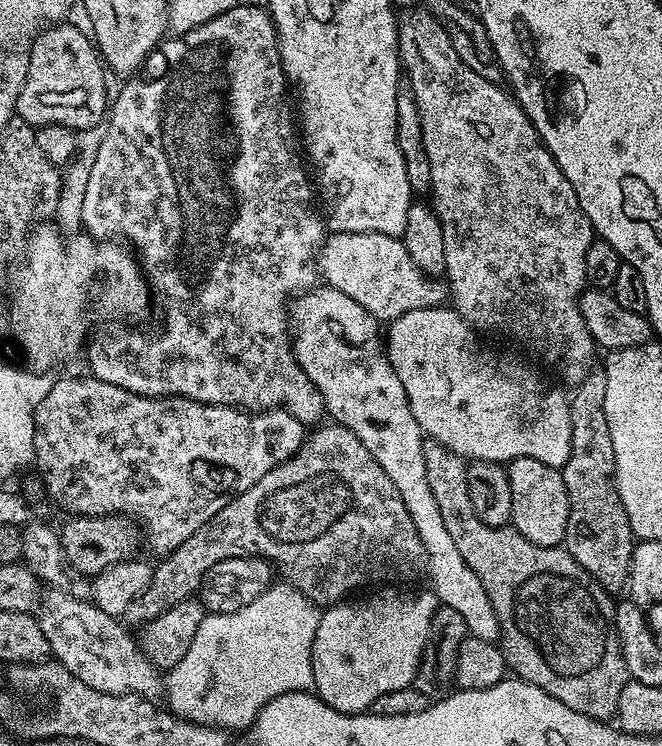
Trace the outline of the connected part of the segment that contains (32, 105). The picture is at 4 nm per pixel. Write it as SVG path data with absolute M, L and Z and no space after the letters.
M69 22L53 24L41 31L31 41L32 53L27 53L28 73L18 94L15 115L33 126L61 124L73 130L95 129L105 119L110 108L110 92L104 86L105 67L89 33L75 28Z

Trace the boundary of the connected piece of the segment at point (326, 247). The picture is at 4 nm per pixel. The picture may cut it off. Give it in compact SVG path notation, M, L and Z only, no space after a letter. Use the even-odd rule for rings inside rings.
M338 232L325 235L316 256L316 266L323 283L354 298L380 322L400 322L419 308L436 308L449 299L443 279L425 275L414 264L400 238L373 232Z

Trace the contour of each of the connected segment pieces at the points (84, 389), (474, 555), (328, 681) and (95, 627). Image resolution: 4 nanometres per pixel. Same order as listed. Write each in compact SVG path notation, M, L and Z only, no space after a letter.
M91 374L84 376L68 376L65 380L53 379L50 390L42 402L38 402L34 414L34 450L36 451L35 467L40 467L44 475L44 488L68 511L77 516L122 516L131 518L148 535L148 548L157 552L157 557L167 557L190 534L197 532L207 524L210 517L218 514L228 505L228 501L239 496L251 484L258 482L277 464L295 456L304 445L306 426L294 418L287 408L270 408L267 410L245 410L232 408L229 404L203 404L197 400L188 400L185 396L139 396L130 390L122 390L122 386L114 386L110 382L102 382Z
M435 442L425 443L424 457L426 458L426 478L430 482L430 494L434 494L434 499L438 502L438 511L442 514L442 522L446 522L446 534L450 534L454 546L458 546L458 554L462 554L462 558L470 566L470 570L474 570L474 574L478 574L478 582L482 582L482 586L490 598L490 606L494 606L494 614L498 618L498 626L500 627L498 647L504 653L504 662L510 669L511 675L546 690L546 694L558 698L558 702L570 706L570 710L578 710L578 714L586 714L595 720L611 721L616 715L618 697L622 694L622 686L626 686L630 679L626 670L626 658L622 658L622 646L614 626L616 604L613 597L589 572L582 570L582 566L578 566L578 562L574 562L574 558L568 553L567 548L563 546L558 548L534 546L534 542L526 542L526 538L522 538L522 534L518 534L516 528L486 526L486 522L482 522L482 518L478 518L478 514L474 514L474 506L470 506L470 490L466 490L468 464L464 457L454 454L448 448L443 448Z
M384 590L381 596L368 596L365 600L349 599L347 602L327 605L321 611L318 630L314 634L314 646L312 647L312 669L314 670L314 692L322 702L329 704L334 710L339 712L350 712L353 714L364 714L371 709L374 698L379 698L382 694L390 694L390 690L402 690L409 687L415 681L416 671L420 665L420 659L424 653L424 647L428 641L428 635L432 629L432 620L436 617L438 601L435 592L425 590L425 592L412 592L416 590Z
M48 590L38 605L38 619L56 663L66 666L74 678L82 678L86 686L106 694L133 692L135 696L149 698L165 691L161 669L148 661L137 637L133 633L131 636L117 617L104 613L96 604L69 596L63 590Z

